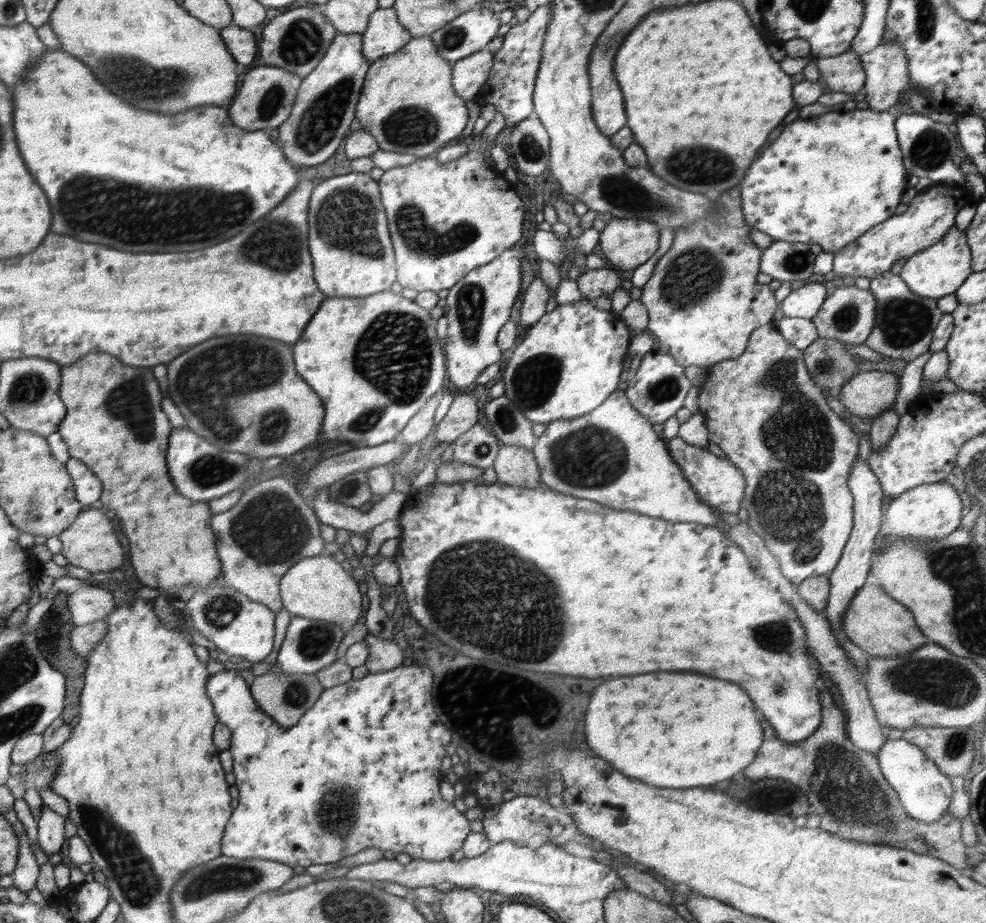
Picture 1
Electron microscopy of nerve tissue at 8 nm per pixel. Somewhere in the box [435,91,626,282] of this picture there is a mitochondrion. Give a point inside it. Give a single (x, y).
(530, 149)

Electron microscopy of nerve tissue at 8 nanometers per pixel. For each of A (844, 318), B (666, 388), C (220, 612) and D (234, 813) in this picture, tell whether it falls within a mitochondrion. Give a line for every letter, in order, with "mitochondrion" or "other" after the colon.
A: mitochondrion
B: mitochondrion
C: mitochondrion
D: other

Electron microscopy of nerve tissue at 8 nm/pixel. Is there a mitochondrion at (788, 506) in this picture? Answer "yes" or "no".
yes

